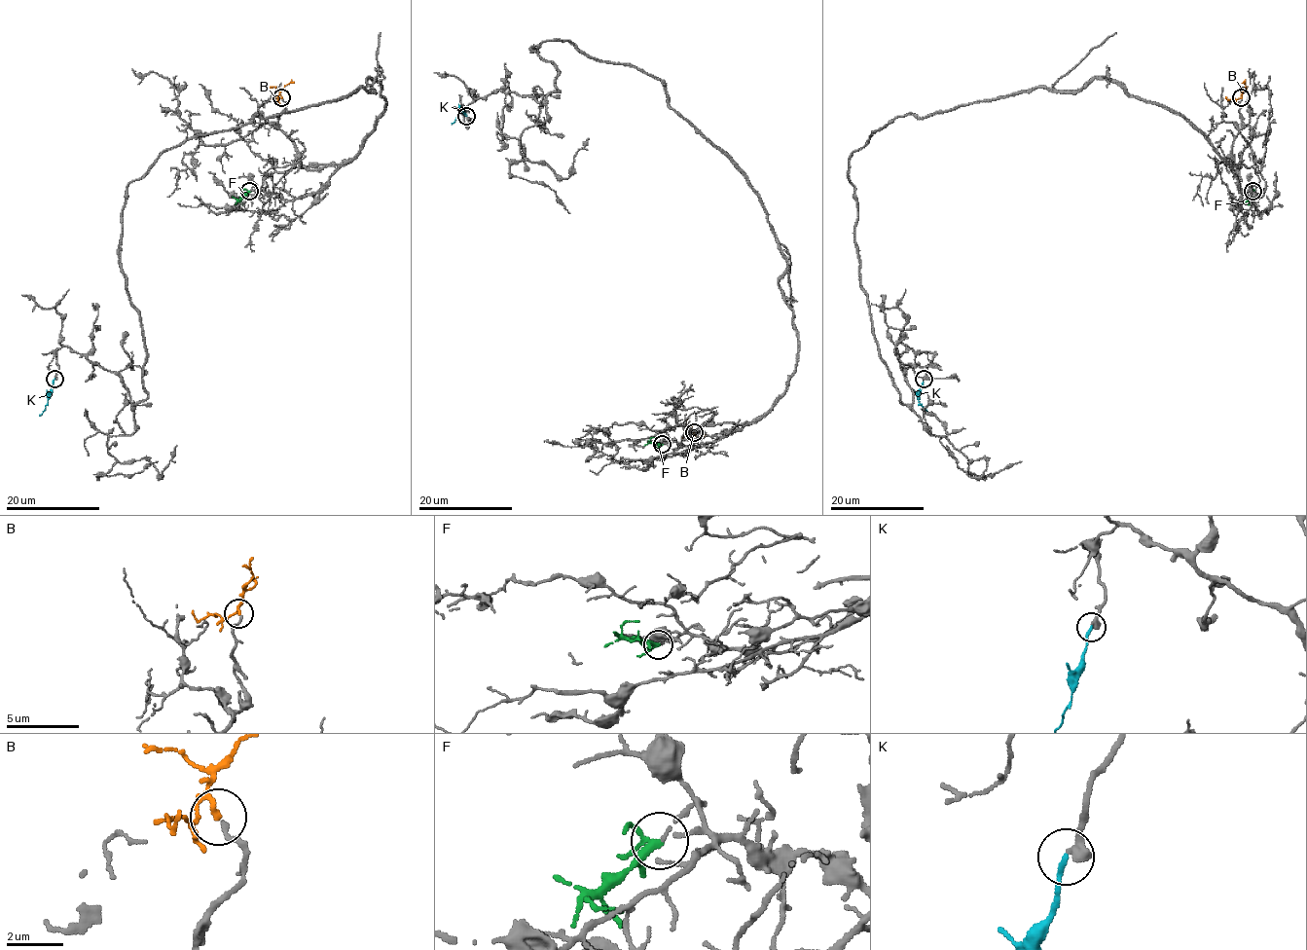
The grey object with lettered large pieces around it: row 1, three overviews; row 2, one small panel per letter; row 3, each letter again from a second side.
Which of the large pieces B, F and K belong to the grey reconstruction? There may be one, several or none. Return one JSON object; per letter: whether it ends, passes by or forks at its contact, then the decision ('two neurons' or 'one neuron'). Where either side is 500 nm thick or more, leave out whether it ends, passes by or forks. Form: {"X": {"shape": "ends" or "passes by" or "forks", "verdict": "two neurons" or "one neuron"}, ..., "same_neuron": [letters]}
{"B": {"shape": "passes by", "verdict": "one neuron"}, "F": {"shape": "forks", "verdict": "two neurons"}, "K": {"shape": "ends", "verdict": "one neuron"}, "same_neuron": ["B", "K"]}

